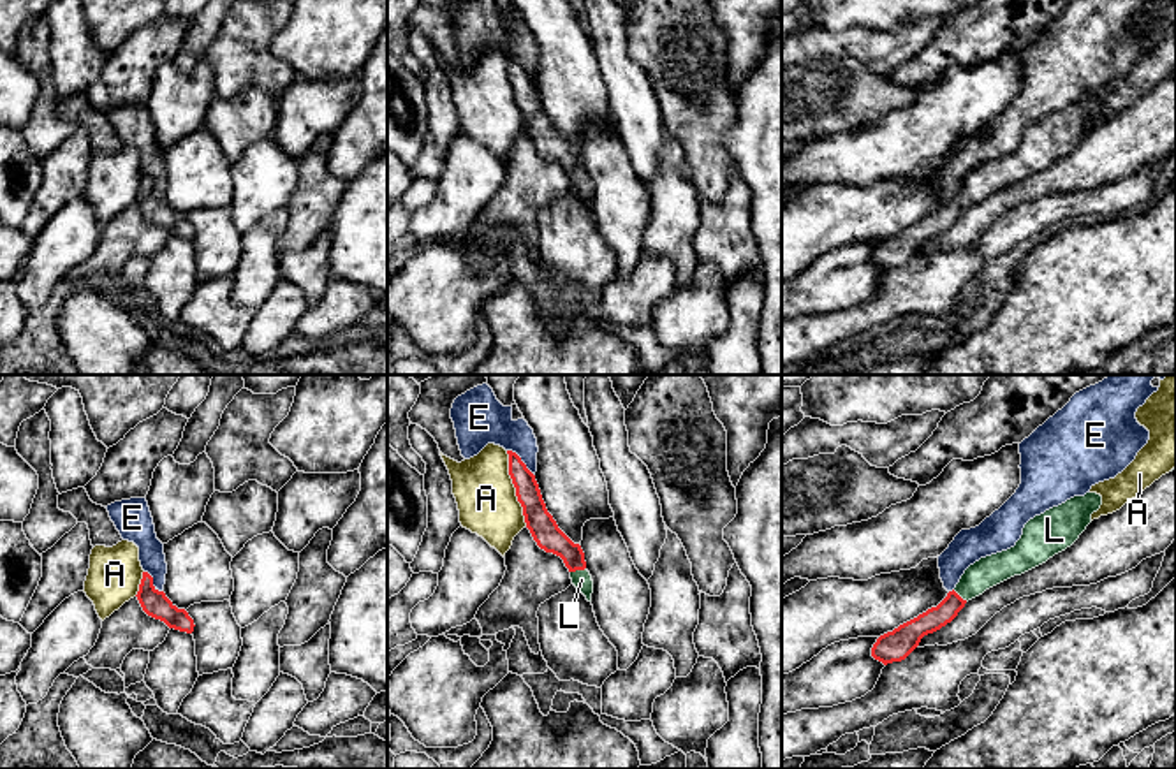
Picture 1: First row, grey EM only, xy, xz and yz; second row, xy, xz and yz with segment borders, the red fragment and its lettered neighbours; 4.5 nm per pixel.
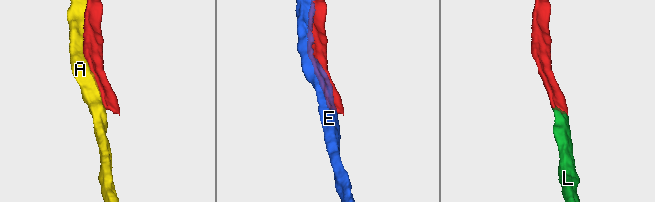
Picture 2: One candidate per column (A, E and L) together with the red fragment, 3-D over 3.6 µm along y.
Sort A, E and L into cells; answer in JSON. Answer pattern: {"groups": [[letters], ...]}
{"groups": [["A"], ["E"], ["L"]]}

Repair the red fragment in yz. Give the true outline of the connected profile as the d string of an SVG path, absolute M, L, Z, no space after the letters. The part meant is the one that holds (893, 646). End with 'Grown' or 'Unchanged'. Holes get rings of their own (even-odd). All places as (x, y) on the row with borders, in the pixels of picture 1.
M1086 493L1030 519L1014 547L981 558L937 605L877 639L871 656L884 665L905 660L928 634L951 623L965 604L986 590L1021 575L1070 547L1091 523L1102 496Z. Grown

